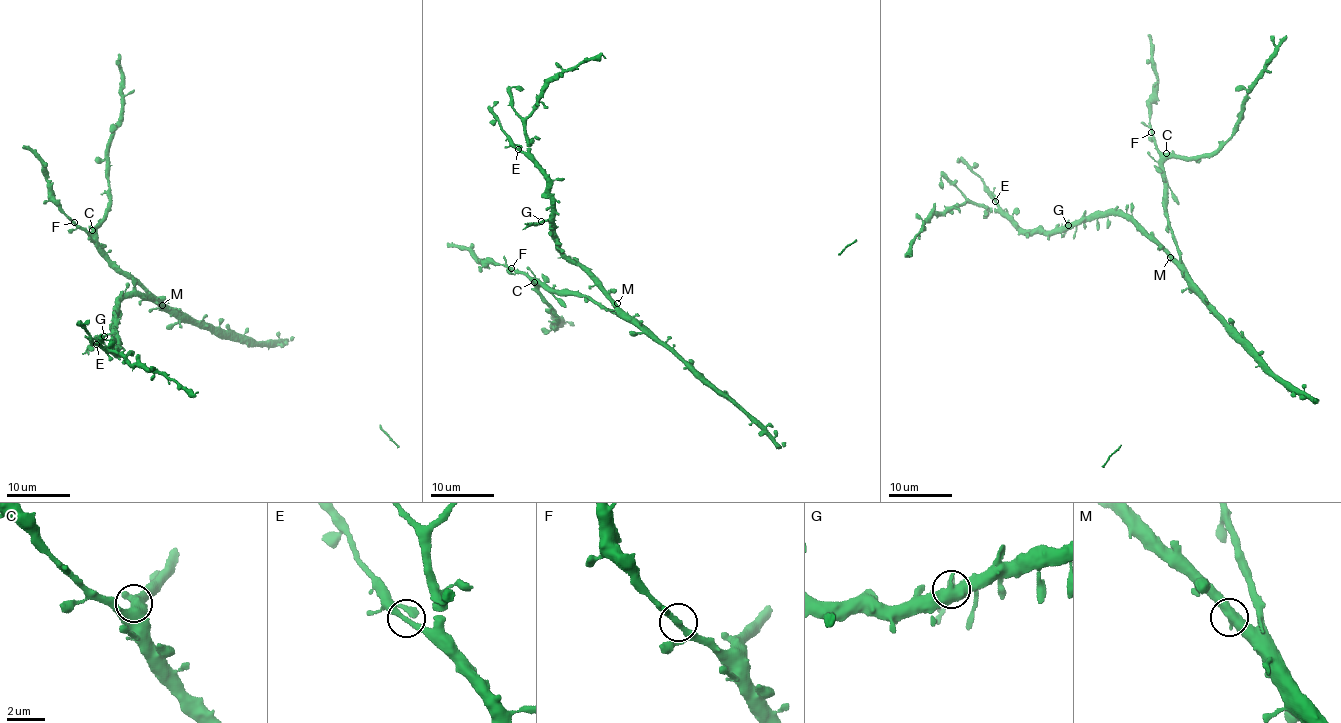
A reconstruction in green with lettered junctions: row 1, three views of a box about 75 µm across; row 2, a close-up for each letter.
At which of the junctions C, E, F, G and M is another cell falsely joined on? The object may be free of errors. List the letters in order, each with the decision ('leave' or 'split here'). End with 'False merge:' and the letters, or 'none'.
C: leave
E: leave
F: leave
G: split here
M: leave
False merge: G

